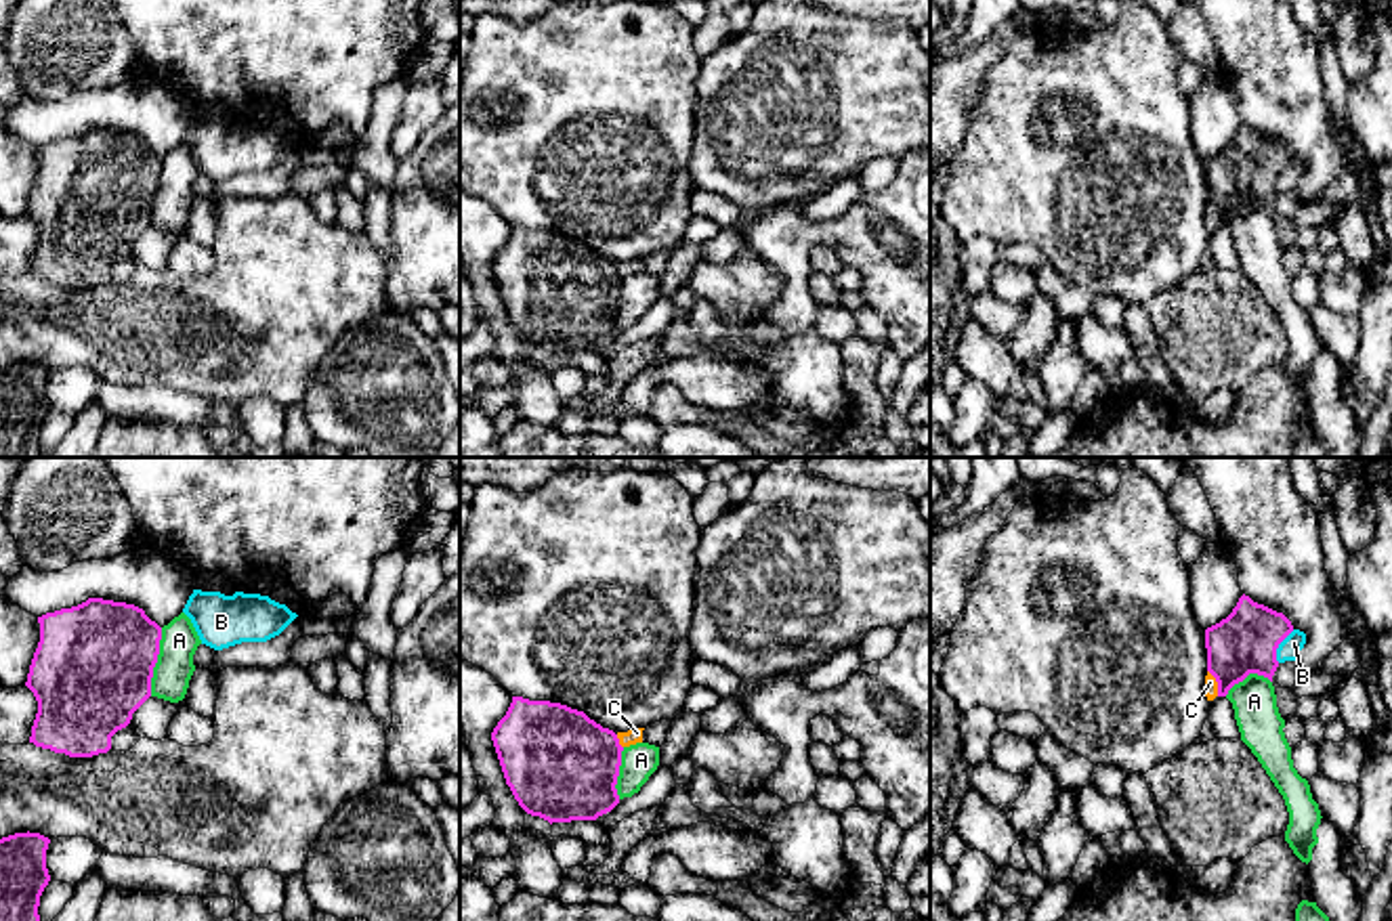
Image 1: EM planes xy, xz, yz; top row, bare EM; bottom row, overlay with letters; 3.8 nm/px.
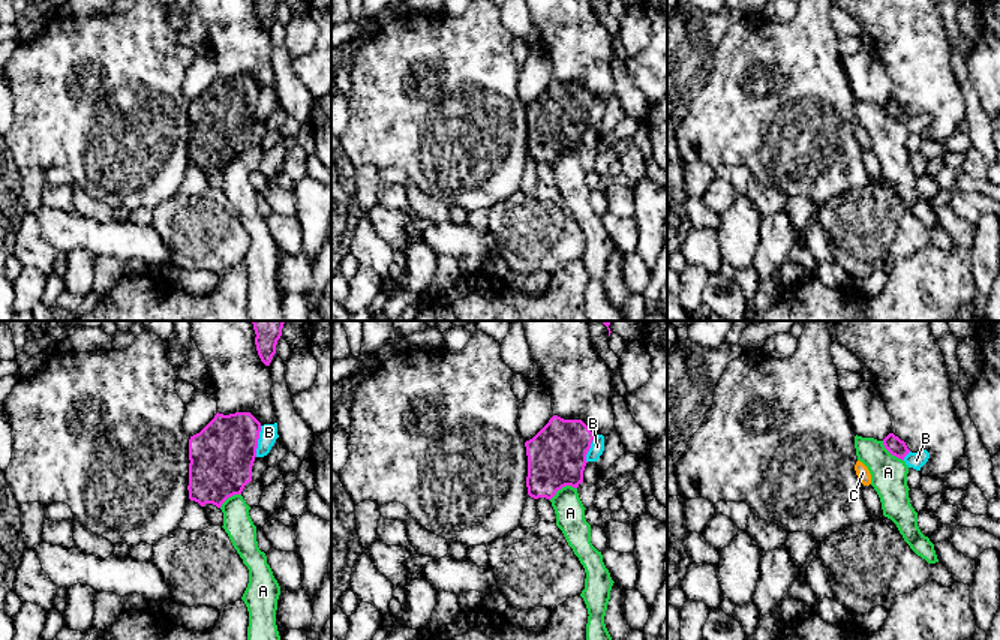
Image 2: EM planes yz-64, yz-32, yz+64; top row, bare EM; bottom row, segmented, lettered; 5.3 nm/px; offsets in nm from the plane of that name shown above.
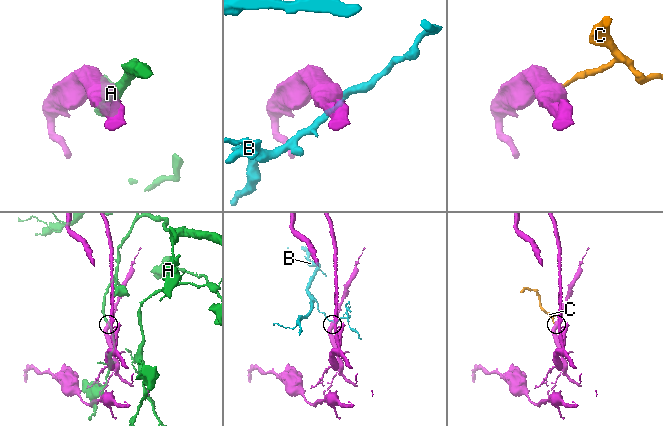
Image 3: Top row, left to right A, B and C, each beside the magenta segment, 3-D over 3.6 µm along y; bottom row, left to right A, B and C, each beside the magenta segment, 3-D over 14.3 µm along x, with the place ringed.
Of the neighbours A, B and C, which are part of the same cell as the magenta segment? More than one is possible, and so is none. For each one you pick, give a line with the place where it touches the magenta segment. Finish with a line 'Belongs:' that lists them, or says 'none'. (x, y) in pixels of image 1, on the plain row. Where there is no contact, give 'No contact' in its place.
Belongs: none

